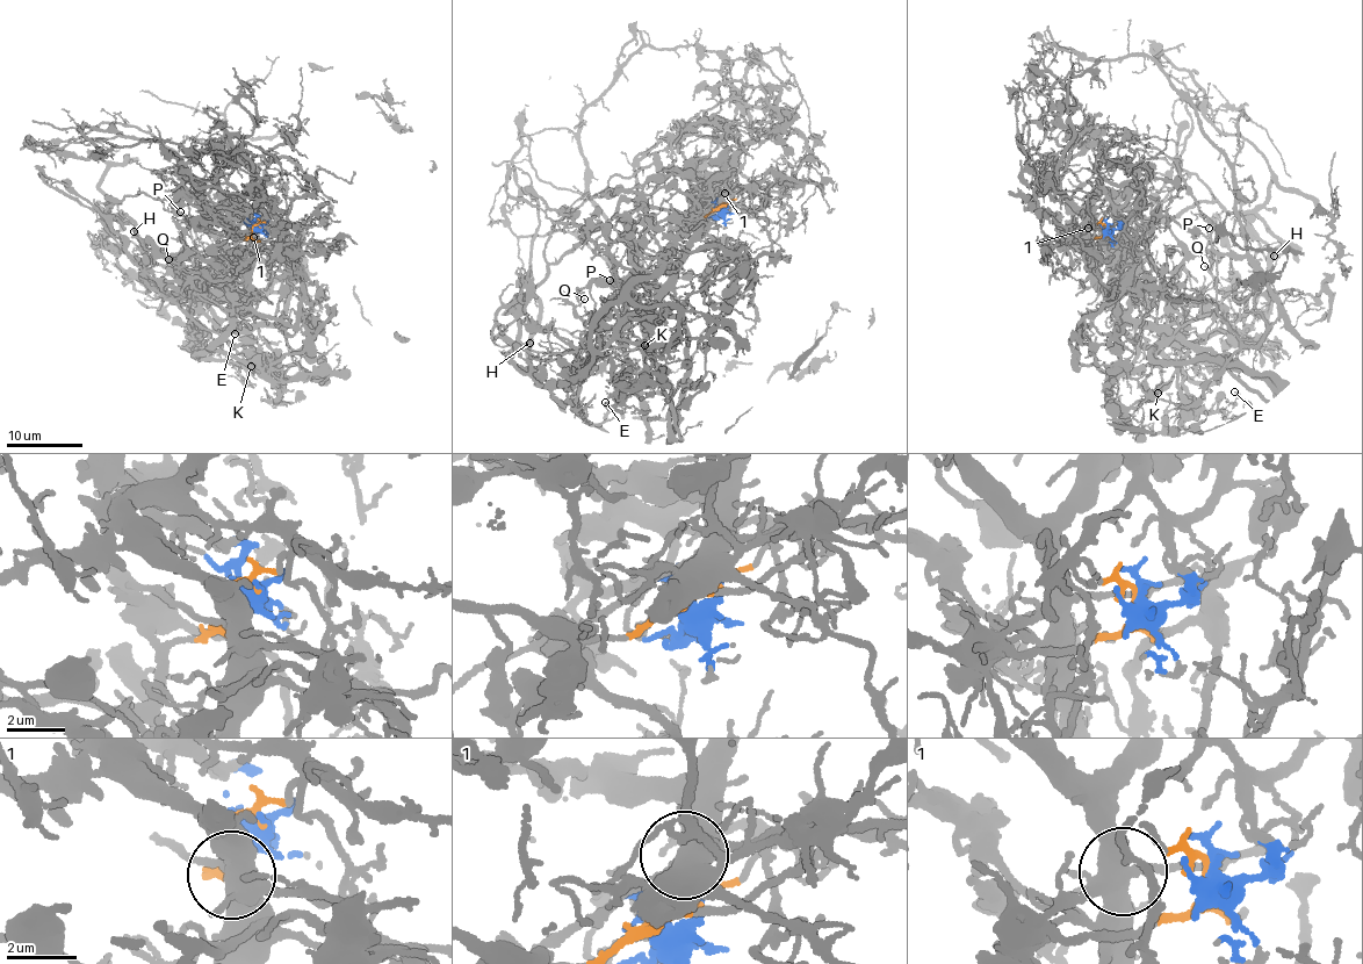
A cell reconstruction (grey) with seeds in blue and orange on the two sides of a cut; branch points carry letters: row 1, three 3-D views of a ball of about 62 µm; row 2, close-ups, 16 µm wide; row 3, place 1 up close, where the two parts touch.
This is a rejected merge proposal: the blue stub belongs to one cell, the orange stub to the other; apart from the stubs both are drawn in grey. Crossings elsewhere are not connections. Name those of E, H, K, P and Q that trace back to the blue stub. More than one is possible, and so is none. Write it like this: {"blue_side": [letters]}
{"blue_side": ["E", "K"]}

